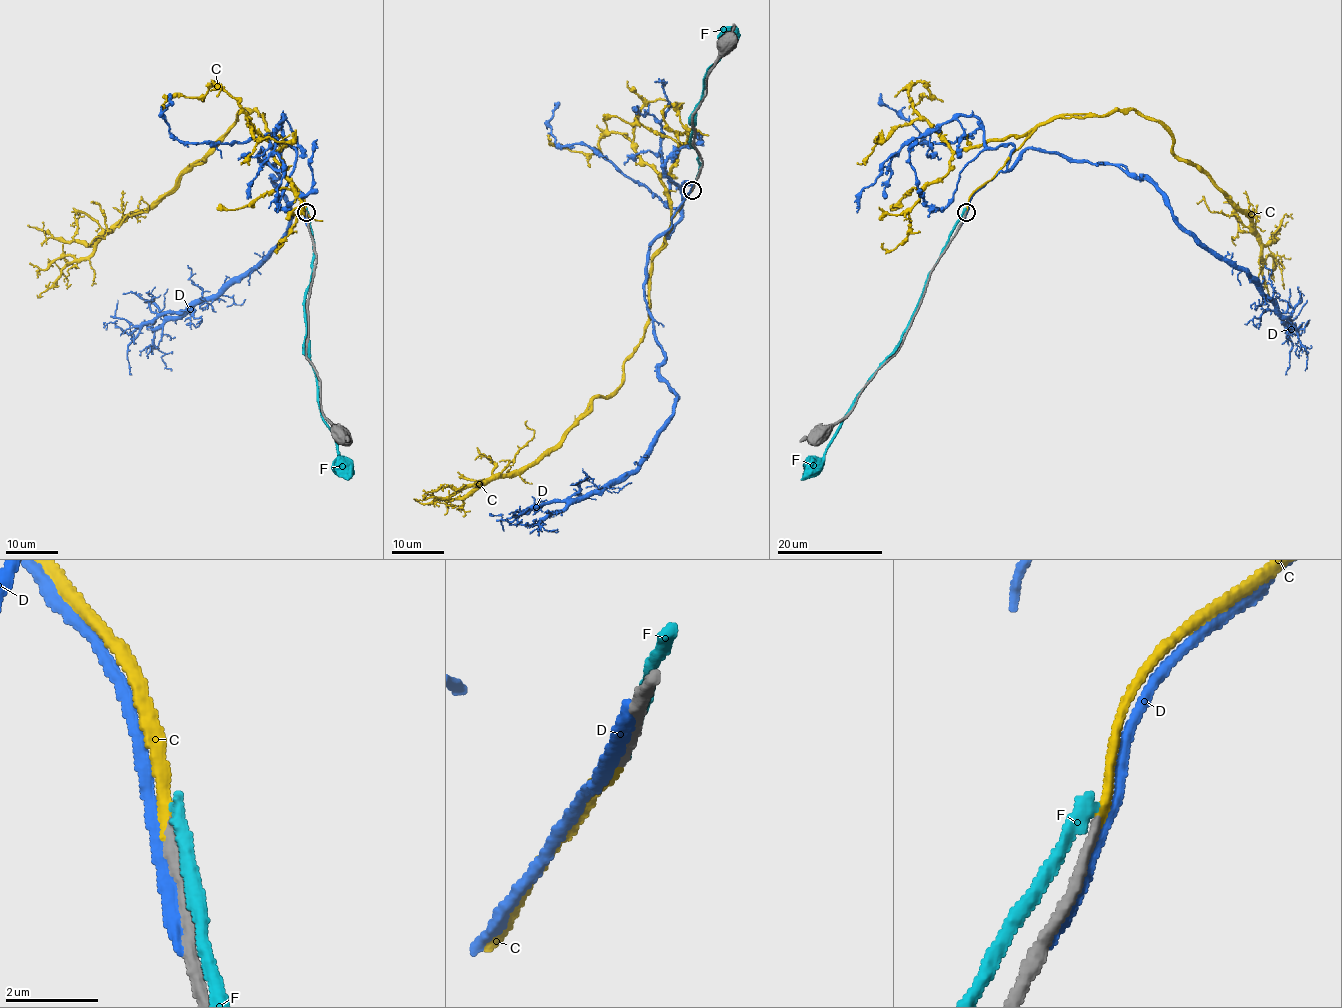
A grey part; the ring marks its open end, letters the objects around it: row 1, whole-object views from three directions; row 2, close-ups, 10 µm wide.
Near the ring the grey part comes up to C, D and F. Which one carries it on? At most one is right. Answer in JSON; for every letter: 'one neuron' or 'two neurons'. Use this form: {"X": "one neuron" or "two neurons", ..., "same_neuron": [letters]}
{"C": "two neurons", "D": "two neurons", "F": "two neurons", "same_neuron": []}

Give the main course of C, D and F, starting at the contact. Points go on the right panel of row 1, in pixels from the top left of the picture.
C: (966, 212), (1038, 126), (1134, 109), (1158, 121), (1172, 152), (1250, 220), (1282, 284)
D: (963, 220), (971, 198), (1026, 149), (1114, 163), (1147, 179), (1187, 230), (1272, 300), (1292, 346), (1287, 374)
F: (966, 211), (930, 273), (897, 348), (856, 398), (825, 454), (821, 458), (812, 458), (812, 465)

